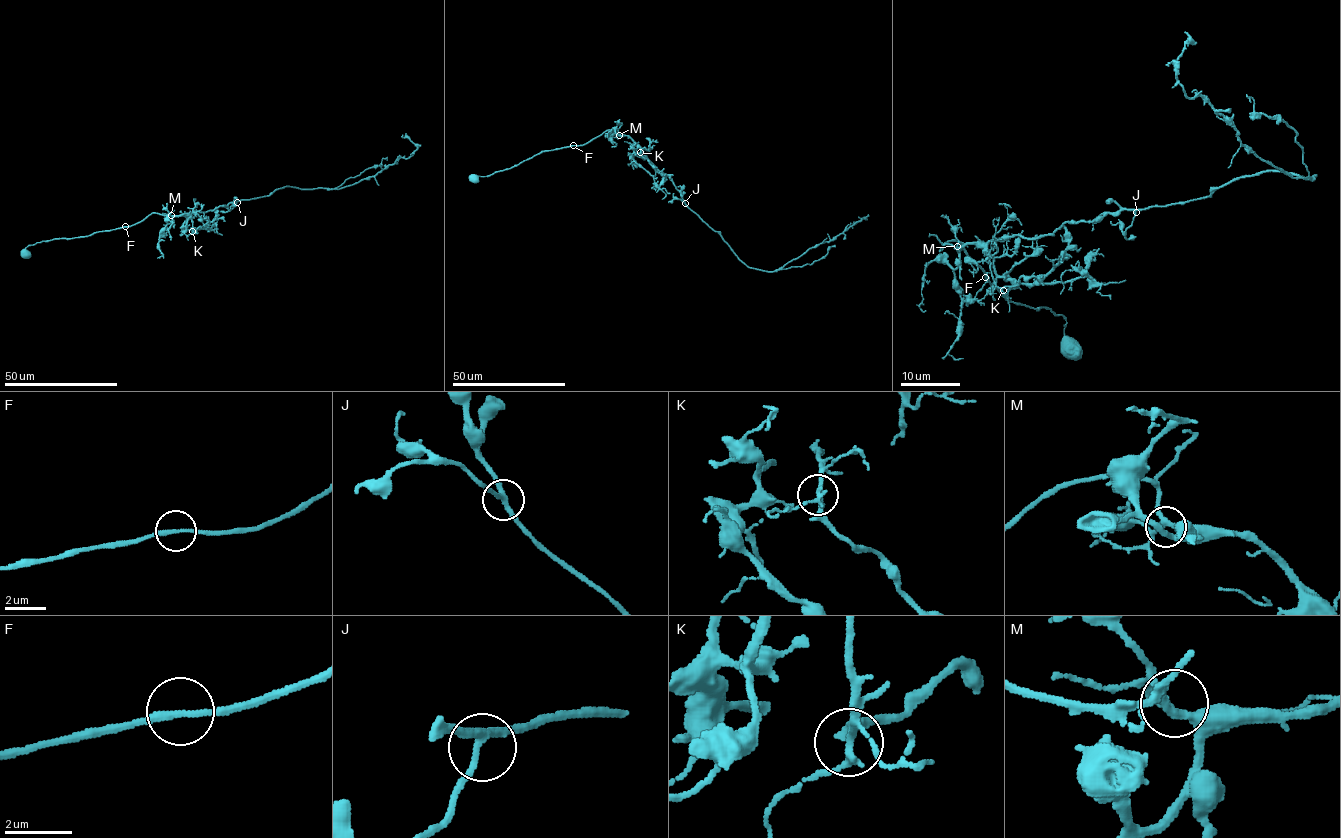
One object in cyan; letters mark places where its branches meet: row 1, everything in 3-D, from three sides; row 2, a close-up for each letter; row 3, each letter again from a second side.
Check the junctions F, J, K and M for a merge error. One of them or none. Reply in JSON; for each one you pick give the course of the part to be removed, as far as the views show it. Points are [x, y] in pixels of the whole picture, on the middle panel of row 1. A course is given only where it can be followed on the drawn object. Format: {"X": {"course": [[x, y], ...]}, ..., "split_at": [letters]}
{"split_at": []}

